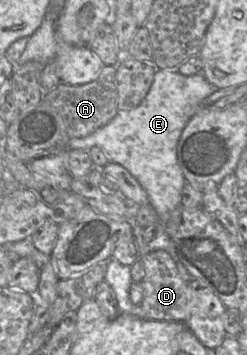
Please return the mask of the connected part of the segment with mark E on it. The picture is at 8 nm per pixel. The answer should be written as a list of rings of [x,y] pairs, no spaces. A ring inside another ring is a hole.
[[[162,69],[155,73],[153,83],[143,101],[131,110],[120,110],[106,125],[83,138],[69,140],[67,149],[79,149],[88,152],[92,147],[100,148],[109,162],[123,166],[146,191],[149,203],[158,215],[155,226],[155,237],[144,243],[144,228],[132,227],[139,258],[142,255],[164,250],[176,264],[180,277],[186,284],[197,280],[189,274],[177,254],[175,245],[166,233],[165,225],[171,213],[180,205],[181,194],[187,184],[178,162],[177,145],[189,119],[199,109],[203,100],[219,90],[203,74],[182,75],[177,69]]]

